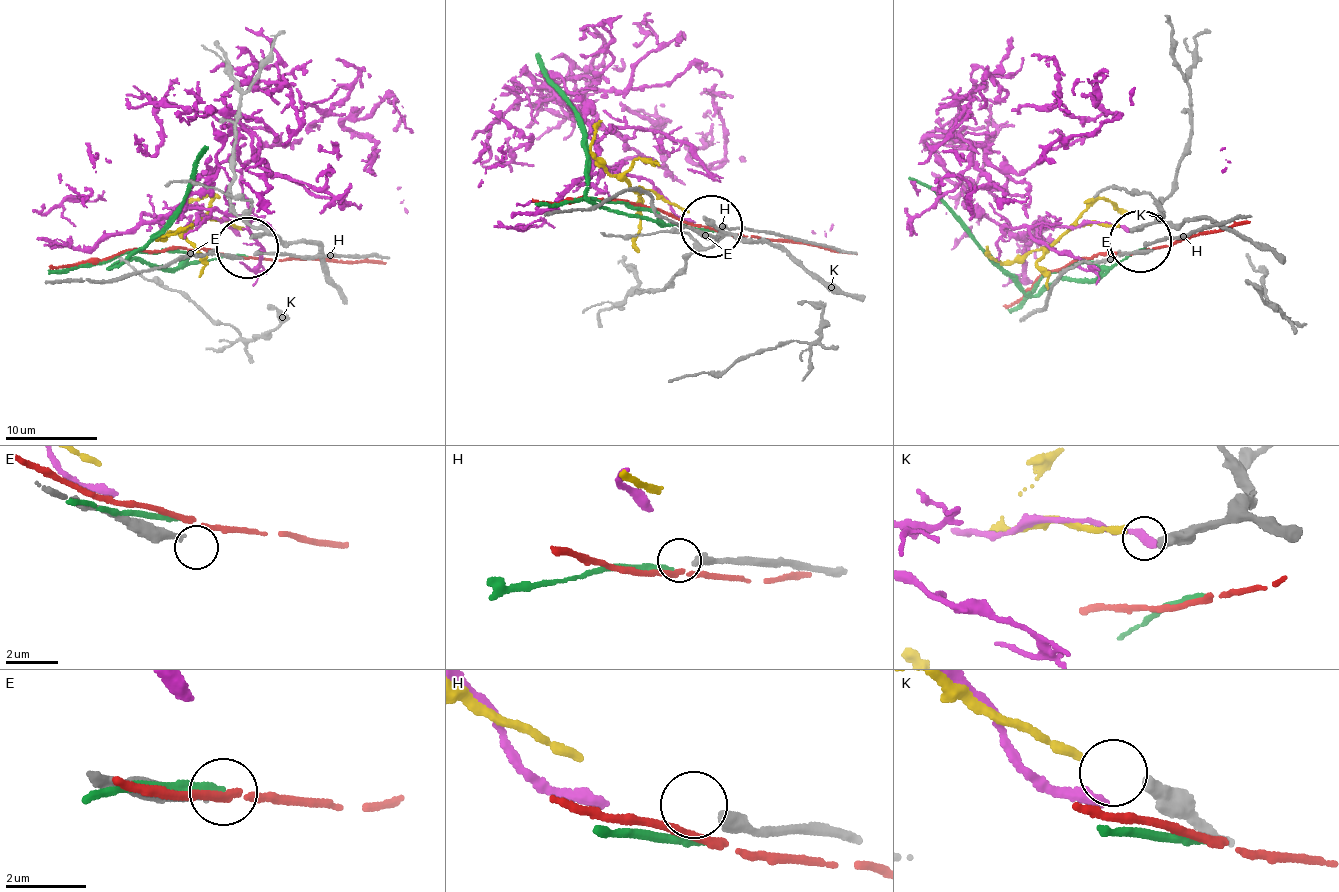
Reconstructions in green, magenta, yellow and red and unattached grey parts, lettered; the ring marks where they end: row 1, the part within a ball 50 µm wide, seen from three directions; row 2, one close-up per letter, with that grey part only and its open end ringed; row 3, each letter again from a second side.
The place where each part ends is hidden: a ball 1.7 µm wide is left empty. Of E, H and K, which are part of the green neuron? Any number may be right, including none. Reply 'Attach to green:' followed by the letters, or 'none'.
Attach to green: none

